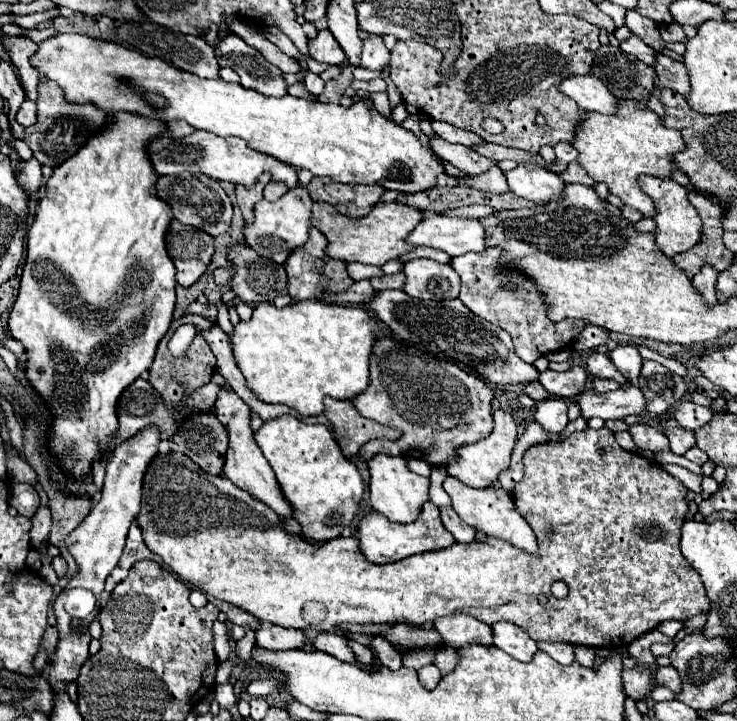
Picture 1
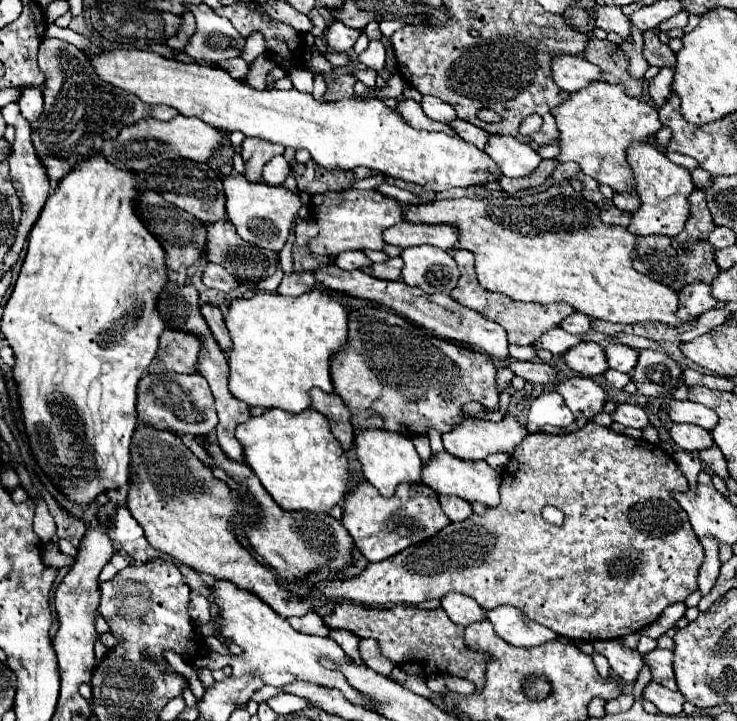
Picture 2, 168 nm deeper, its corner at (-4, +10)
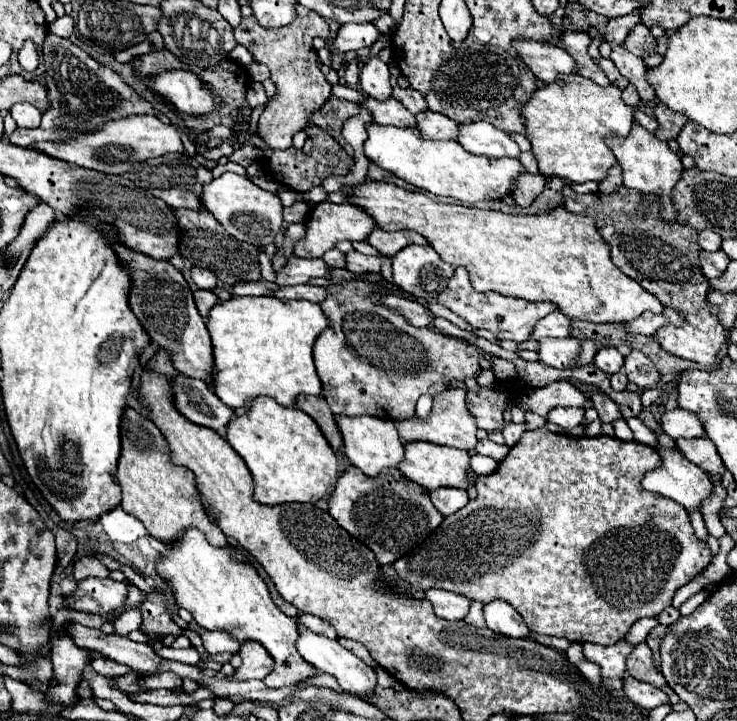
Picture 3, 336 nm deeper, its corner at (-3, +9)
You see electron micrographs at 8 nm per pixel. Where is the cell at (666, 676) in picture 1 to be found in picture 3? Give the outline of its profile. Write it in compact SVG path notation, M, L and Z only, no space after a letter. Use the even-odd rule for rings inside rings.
M639 643L633 647L631 657L627 659L627 673L639 681L645 681L645 683L651 683L651 685L657 685L659 689L663 689L669 695L671 703L679 701L679 697L673 693L673 689L669 689L663 673L659 673L653 667L653 653L647 647L647 643Z

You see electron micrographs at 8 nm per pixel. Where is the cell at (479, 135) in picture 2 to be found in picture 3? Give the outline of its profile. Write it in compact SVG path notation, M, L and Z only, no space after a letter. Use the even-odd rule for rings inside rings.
M425 111L415 115L417 131L425 139L455 139L457 137L457 123L449 117L443 117L441 113Z

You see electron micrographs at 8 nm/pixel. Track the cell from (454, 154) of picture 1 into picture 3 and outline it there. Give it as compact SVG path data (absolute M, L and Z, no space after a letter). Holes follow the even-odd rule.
M363 99L361 107L365 107L373 121L379 125L395 125L395 127L413 127L415 125L415 115L409 113L397 99L387 99L387 101L377 101L377 99Z

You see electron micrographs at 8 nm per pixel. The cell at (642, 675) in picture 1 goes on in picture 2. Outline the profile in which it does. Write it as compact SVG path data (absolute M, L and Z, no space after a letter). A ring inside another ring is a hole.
M595 640L592 642L594 650L608 658L612 672L624 682L636 682L638 672L644 666L642 656L636 650L622 648L620 640Z

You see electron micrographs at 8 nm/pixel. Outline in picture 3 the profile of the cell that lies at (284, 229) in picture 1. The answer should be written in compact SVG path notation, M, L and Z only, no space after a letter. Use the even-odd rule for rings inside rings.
M223 173L221 177L215 177L211 183L207 183L201 189L201 203L209 213L215 215L215 219L227 229L231 237L257 247L267 247L269 243L273 243L283 223L283 205L279 197L269 191L263 191L247 177L241 177L237 173Z

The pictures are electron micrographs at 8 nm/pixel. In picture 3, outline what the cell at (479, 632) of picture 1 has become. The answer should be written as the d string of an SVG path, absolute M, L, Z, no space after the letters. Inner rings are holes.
M427 589L425 597L433 603L435 615L443 619L463 619L469 611L469 599L443 589Z

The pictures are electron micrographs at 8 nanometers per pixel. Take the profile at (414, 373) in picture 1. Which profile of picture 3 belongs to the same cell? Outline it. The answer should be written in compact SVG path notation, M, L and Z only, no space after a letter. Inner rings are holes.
M357 277L345 281L341 285L327 285L325 301L321 301L321 309L325 317L329 317L329 329L317 337L313 345L313 361L317 375L323 385L323 397L329 403L331 411L355 417L355 415L373 415L381 419L407 419L413 417L417 399L423 393L437 395L449 389L451 379L467 379L477 377L479 371L479 351L475 345L469 345L461 339L443 335L431 327L413 327L401 313L393 313L385 309L379 301L379 293L371 281L365 277Z

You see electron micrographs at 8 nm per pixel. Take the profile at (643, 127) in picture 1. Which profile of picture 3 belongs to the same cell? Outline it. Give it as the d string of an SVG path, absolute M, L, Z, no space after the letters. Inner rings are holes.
M569 75L561 77L559 83L547 83L541 89L533 91L533 97L521 107L521 117L525 119L525 137L531 141L531 151L537 159L539 173L545 177L561 177L573 183L585 183L585 181L601 181L607 175L607 169L611 169L617 159L605 145L605 137L627 137L633 127L633 109L627 107L621 99L621 89L615 85L597 85L581 75Z

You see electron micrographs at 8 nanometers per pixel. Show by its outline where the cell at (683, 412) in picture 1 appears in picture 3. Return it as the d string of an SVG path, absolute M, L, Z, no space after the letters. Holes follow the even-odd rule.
M673 409L663 413L661 427L671 439L691 439L691 437L705 437L705 429L695 413L685 409Z

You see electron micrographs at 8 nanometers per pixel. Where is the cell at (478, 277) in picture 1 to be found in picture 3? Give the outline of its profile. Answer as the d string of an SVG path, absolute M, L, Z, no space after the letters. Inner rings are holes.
M463 267L455 269L455 275L451 277L449 285L445 291L441 291L437 295L437 301L441 305L445 305L447 309L451 309L453 313L457 313L461 319L465 319L469 325L477 327L477 329L487 329L491 331L497 339L511 339L511 341L527 341L533 325L543 319L545 315L549 315L551 311L555 311L555 305L549 303L531 303L525 299L517 299L517 297L505 297L501 293L477 293L471 283L469 283L469 273Z

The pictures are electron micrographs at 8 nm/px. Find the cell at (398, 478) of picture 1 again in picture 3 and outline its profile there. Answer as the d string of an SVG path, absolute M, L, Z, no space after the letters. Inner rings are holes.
M335 415L339 433L343 437L343 447L345 455L351 461L351 465L359 467L365 475L375 477L383 469L395 469L399 461L403 459L403 443L399 439L399 433L395 429L395 423L389 419L381 417L345 417L345 415Z

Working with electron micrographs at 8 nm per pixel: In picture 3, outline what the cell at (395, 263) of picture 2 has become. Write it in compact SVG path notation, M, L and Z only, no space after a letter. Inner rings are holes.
M351 251L345 255L345 267L347 267L347 271L351 271L355 275L369 273L369 271L377 273L377 271L381 271L381 255L369 257L359 251Z

